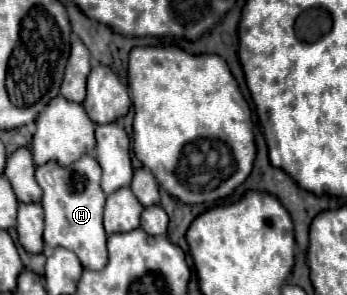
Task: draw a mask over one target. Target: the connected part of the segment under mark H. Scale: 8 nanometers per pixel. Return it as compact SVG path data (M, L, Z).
M83 155L71 165L55 165L55 161L49 161L37 167L37 183L43 189L45 245L73 251L85 269L103 269L107 265L107 235L103 229L105 193L99 179L101 169L91 155Z

